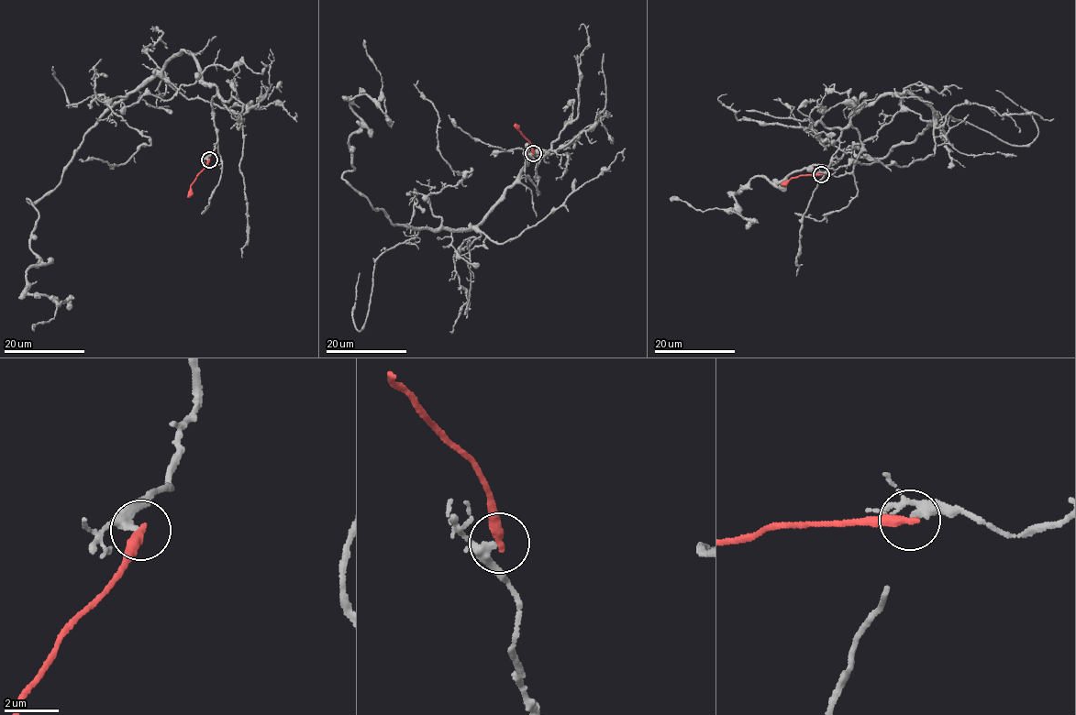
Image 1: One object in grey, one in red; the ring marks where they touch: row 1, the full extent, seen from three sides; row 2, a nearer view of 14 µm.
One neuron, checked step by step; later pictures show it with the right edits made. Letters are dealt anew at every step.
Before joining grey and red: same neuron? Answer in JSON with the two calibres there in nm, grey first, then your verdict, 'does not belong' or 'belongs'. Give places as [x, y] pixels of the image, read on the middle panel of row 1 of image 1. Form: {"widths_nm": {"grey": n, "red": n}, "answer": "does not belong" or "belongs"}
{"widths_nm": {"grey": 240, "red": 360}, "answer": "does not belong"}

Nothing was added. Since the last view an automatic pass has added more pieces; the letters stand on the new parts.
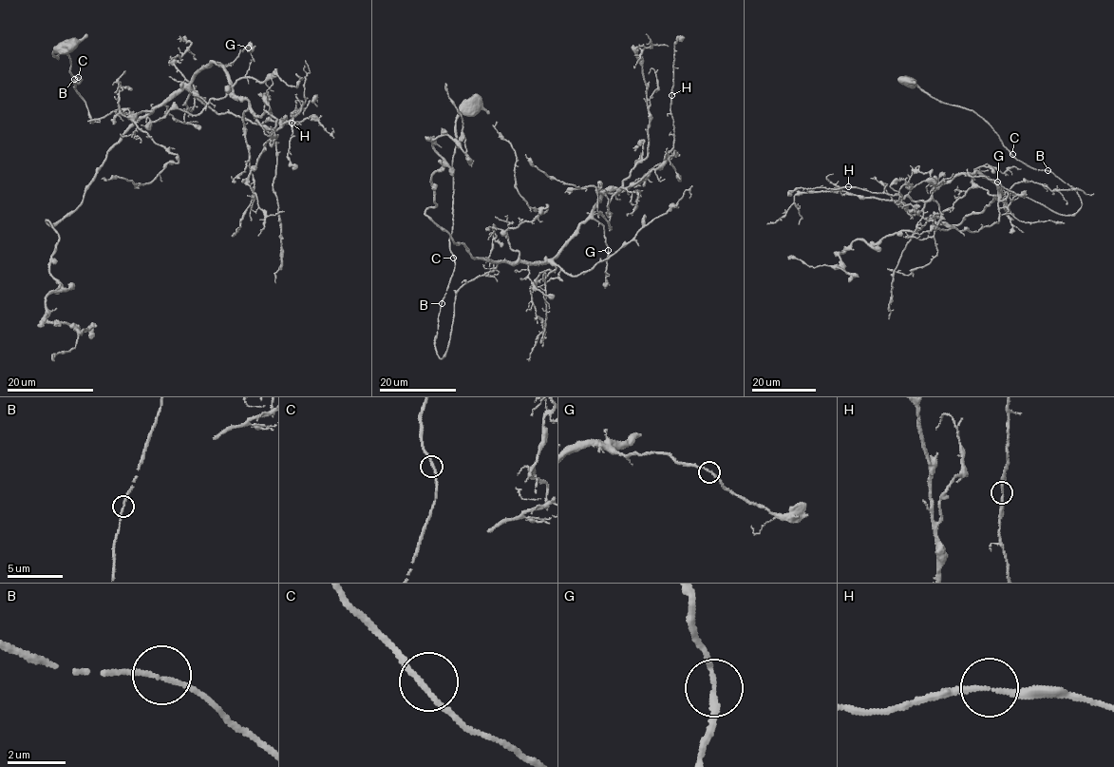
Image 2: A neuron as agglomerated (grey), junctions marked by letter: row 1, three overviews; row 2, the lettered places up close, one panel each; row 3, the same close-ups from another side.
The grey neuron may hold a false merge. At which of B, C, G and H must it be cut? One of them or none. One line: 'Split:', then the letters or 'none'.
Split: none

